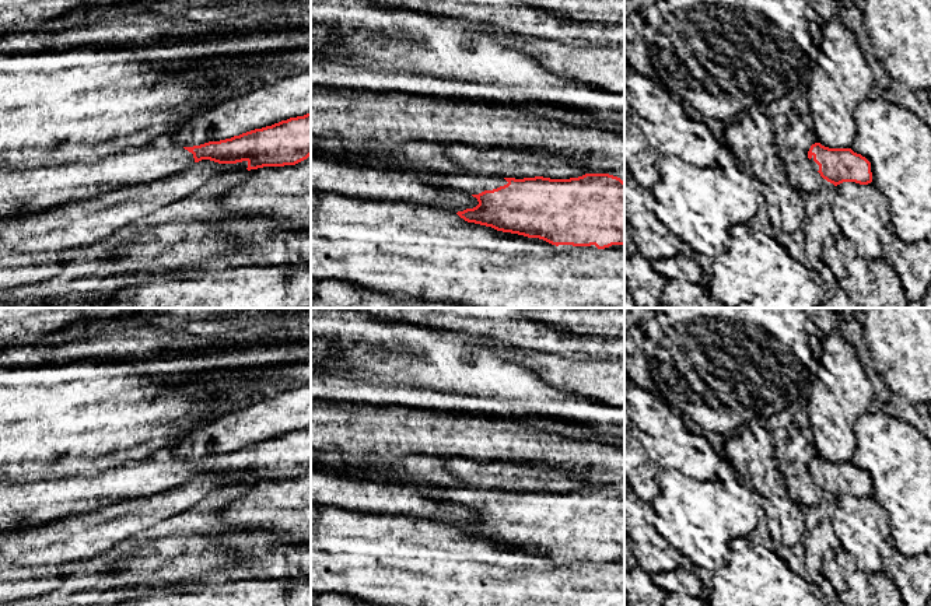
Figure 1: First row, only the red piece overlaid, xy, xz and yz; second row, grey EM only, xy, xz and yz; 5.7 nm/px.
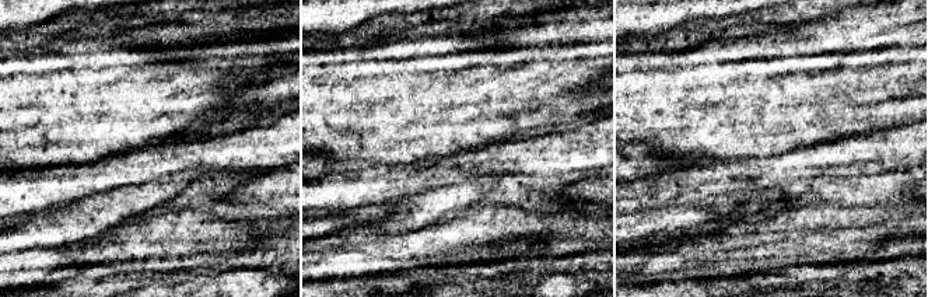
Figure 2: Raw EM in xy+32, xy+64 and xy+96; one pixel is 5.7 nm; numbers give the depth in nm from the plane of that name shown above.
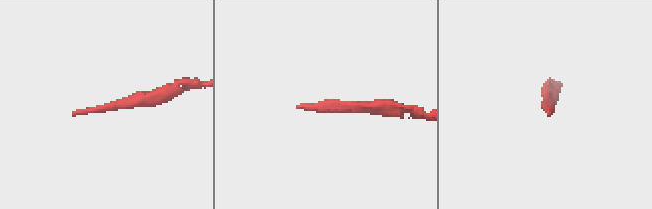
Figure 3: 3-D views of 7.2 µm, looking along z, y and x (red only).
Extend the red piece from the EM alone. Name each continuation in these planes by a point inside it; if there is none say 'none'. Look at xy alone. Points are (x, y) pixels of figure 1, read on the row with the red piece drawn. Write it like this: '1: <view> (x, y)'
1: xy (23, 191)

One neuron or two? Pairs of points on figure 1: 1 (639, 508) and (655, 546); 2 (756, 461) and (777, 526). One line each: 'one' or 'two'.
1: one
2: one

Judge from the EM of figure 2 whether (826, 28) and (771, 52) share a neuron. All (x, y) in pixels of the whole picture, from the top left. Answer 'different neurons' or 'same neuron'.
same neuron

